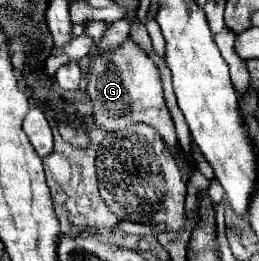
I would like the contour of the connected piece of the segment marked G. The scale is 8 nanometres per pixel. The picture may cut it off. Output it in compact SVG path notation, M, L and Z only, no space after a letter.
M88 20L84 22L84 32L94 40L94 48L90 50L90 64L88 64L88 96L94 106L94 120L102 130L114 132L122 130L132 124L148 124L158 134L162 140L166 140L166 148L170 150L172 158L176 158L178 164L186 168L188 178L196 172L196 162L192 160L192 154L188 154L176 136L176 128L172 122L172 116L166 108L164 102L164 88L160 80L160 70L152 62L152 58L128 36L116 50L106 50L98 52L100 40L104 32L108 30L108 22L102 20Z

